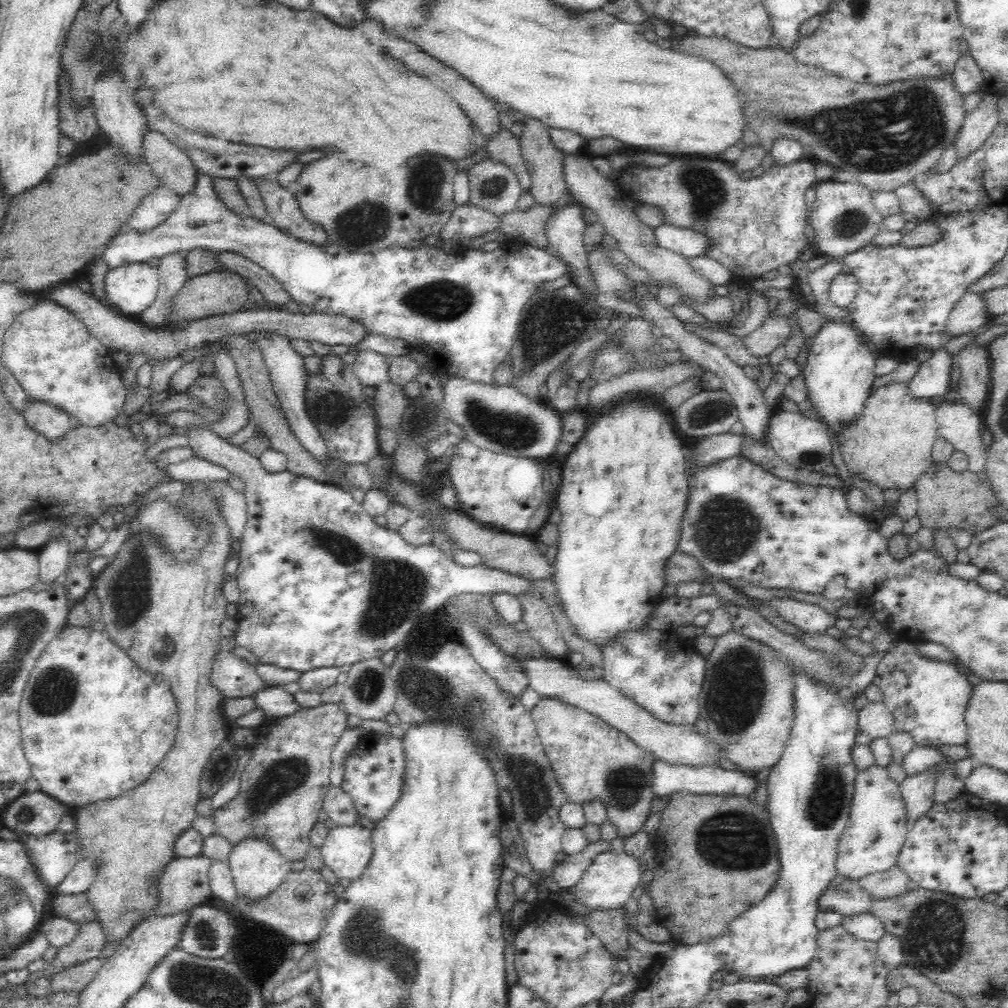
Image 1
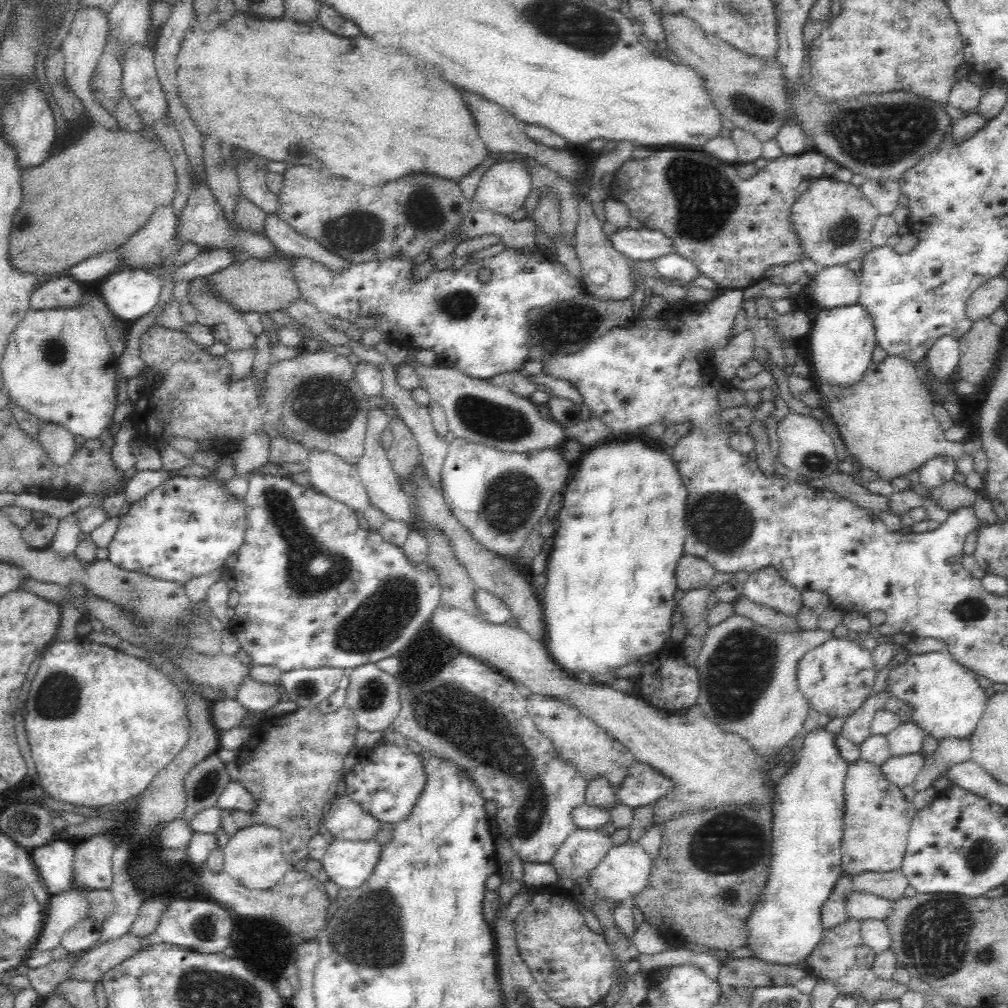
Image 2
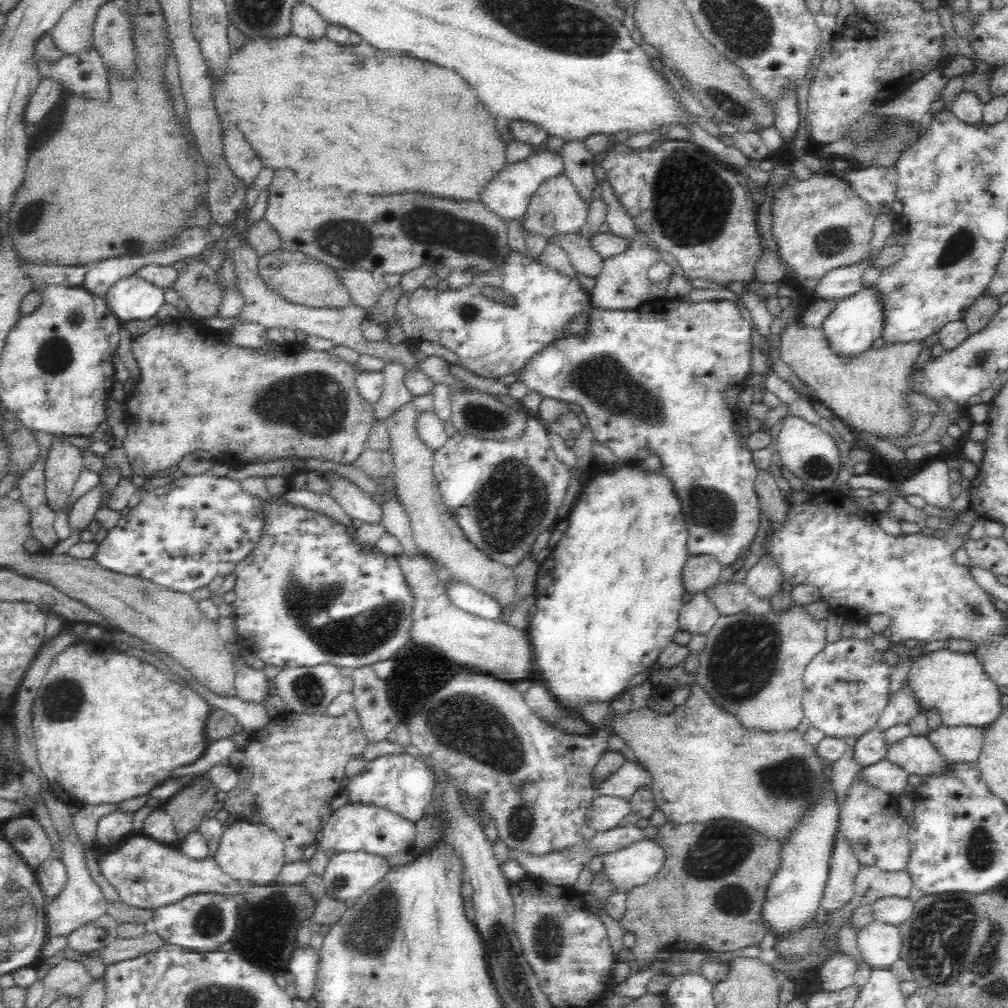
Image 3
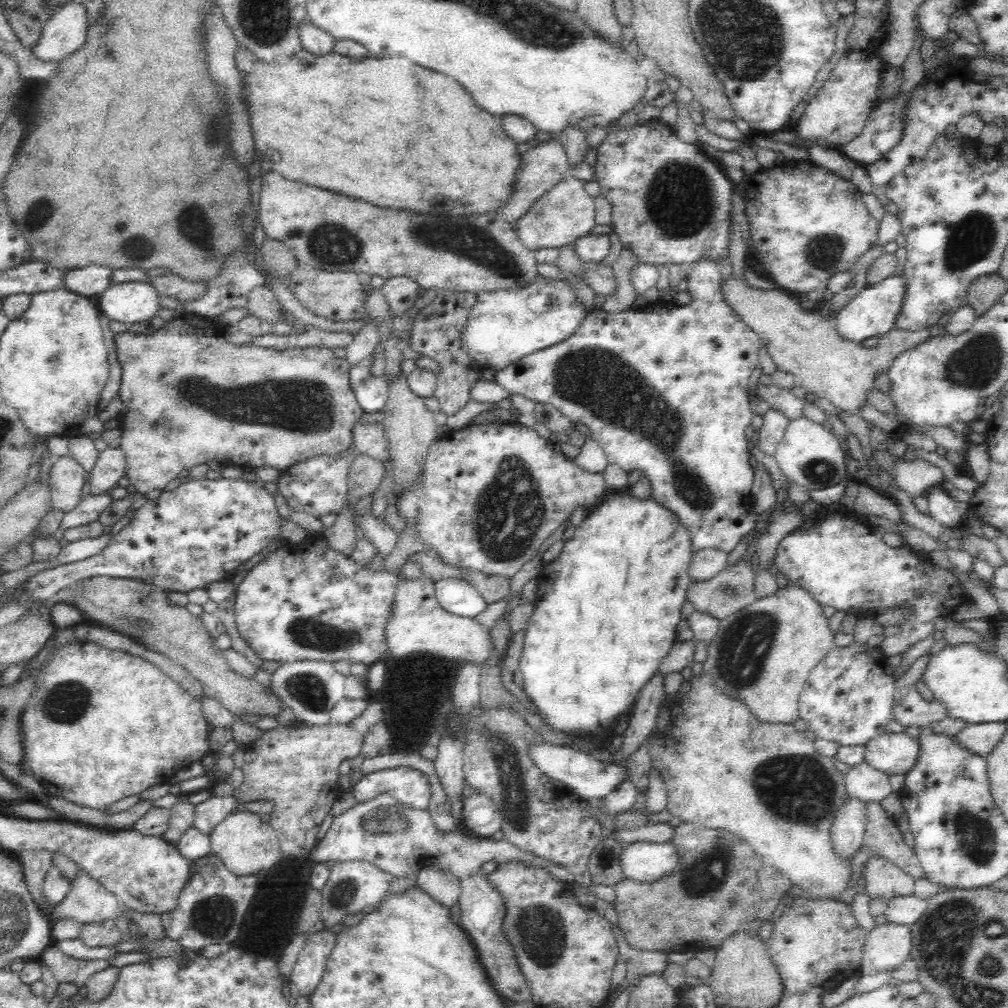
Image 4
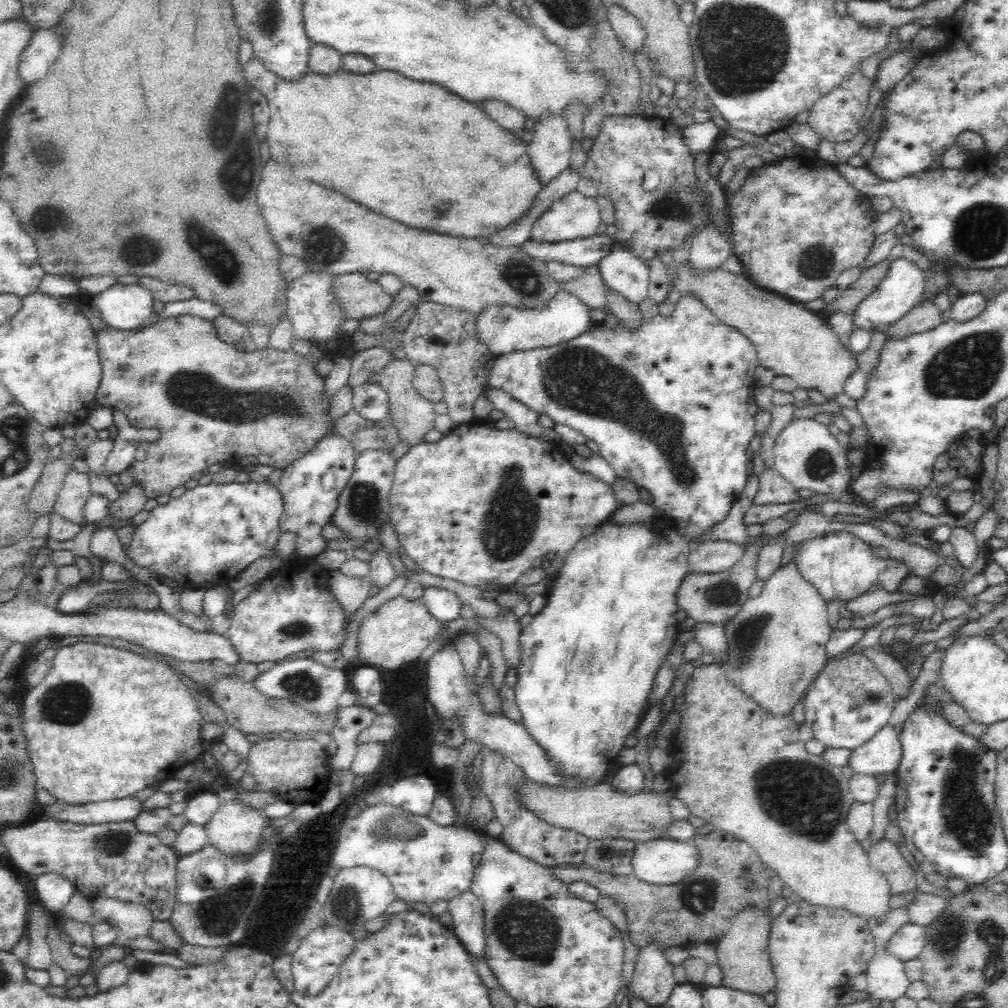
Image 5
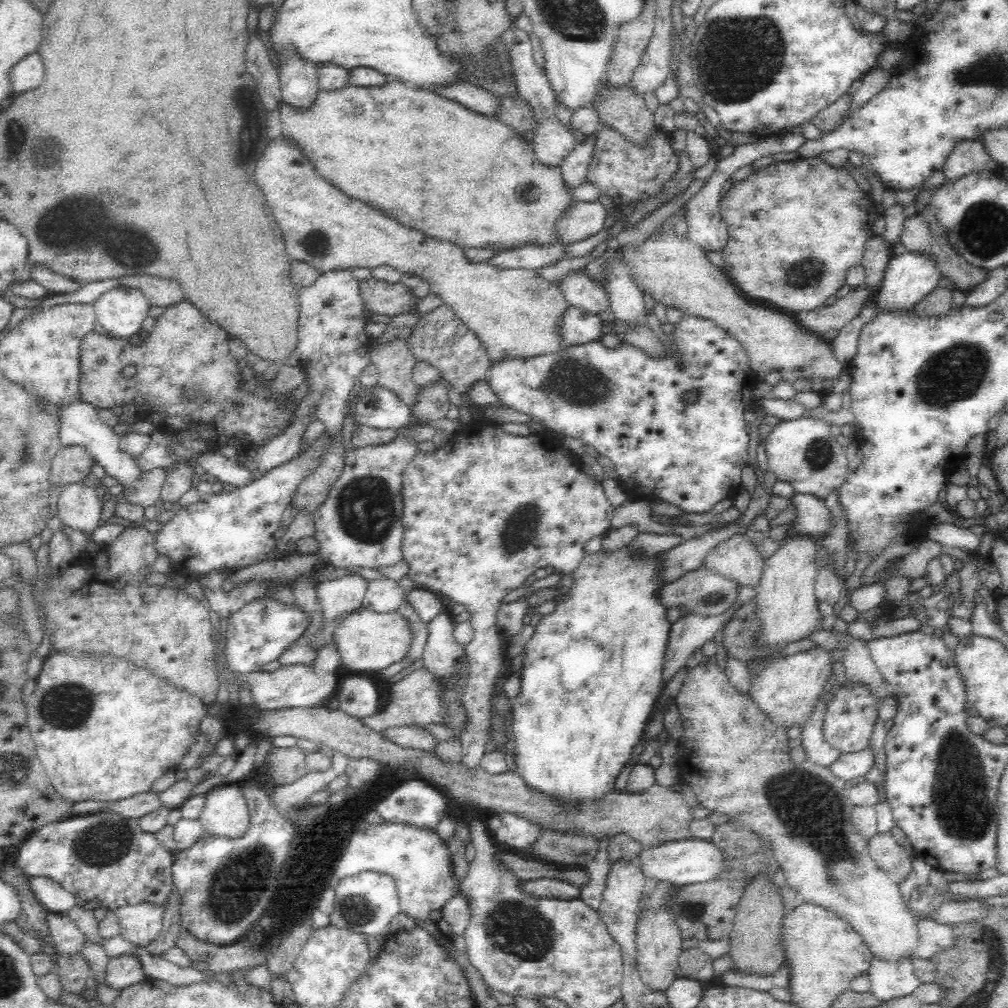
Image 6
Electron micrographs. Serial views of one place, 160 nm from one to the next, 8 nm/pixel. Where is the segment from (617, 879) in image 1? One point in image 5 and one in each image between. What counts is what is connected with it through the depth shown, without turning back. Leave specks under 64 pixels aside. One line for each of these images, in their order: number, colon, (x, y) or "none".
2: (624, 871)
3: (634, 865)
4: (643, 861)
5: (662, 861)

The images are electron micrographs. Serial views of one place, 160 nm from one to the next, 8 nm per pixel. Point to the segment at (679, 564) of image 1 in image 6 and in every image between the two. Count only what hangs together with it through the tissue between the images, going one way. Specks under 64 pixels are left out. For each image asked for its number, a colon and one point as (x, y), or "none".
2: (692, 572)
3: (700, 572)
4: (707, 562)
5: (711, 557)
6: (737, 559)

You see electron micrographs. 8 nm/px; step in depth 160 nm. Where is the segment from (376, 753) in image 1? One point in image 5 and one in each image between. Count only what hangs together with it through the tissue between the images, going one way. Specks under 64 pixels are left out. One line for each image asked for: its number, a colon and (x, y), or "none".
2: (386, 781)
3: (403, 784)
4: (409, 786)
5: (416, 794)

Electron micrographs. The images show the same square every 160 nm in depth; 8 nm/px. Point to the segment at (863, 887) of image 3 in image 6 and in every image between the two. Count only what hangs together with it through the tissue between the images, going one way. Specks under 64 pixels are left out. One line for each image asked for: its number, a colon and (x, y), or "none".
4: (883, 878)
5: (883, 855)
6: (890, 855)

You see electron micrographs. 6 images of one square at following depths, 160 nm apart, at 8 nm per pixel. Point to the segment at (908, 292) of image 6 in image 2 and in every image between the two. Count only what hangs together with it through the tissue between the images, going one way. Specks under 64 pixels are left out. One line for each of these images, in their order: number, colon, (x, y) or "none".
2: (842, 339)
3: (855, 323)
4: (873, 311)
5: (903, 287)

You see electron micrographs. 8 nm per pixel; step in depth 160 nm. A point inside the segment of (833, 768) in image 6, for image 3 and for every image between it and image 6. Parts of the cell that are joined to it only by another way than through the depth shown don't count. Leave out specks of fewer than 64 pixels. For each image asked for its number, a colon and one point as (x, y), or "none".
3: (915, 754)
4: (894, 753)
5: (881, 754)

